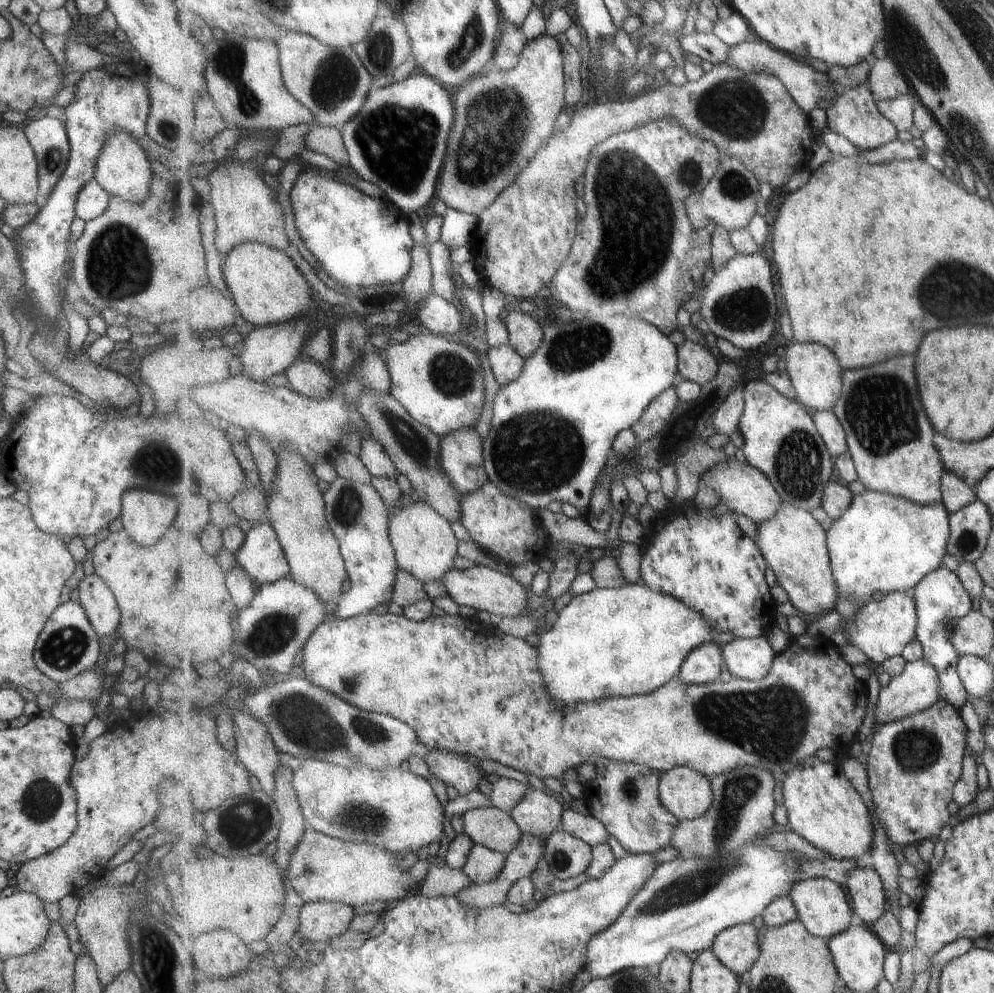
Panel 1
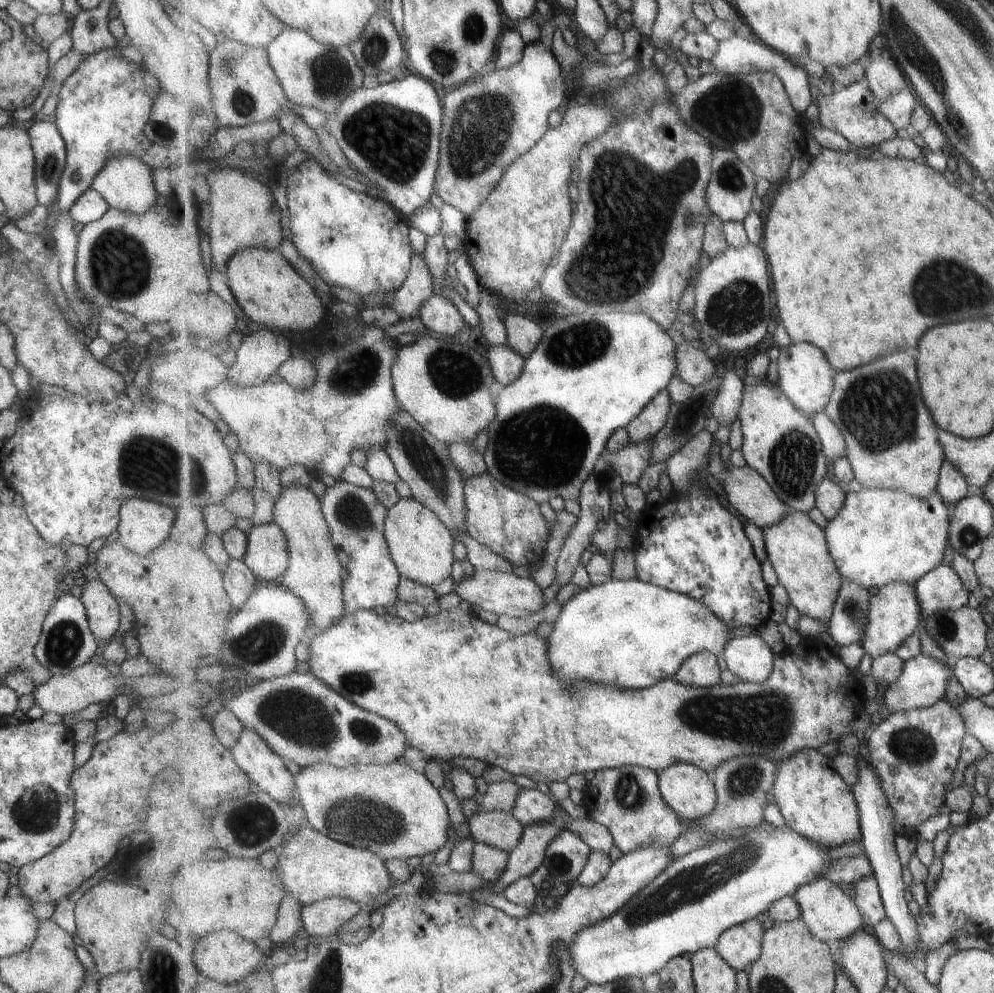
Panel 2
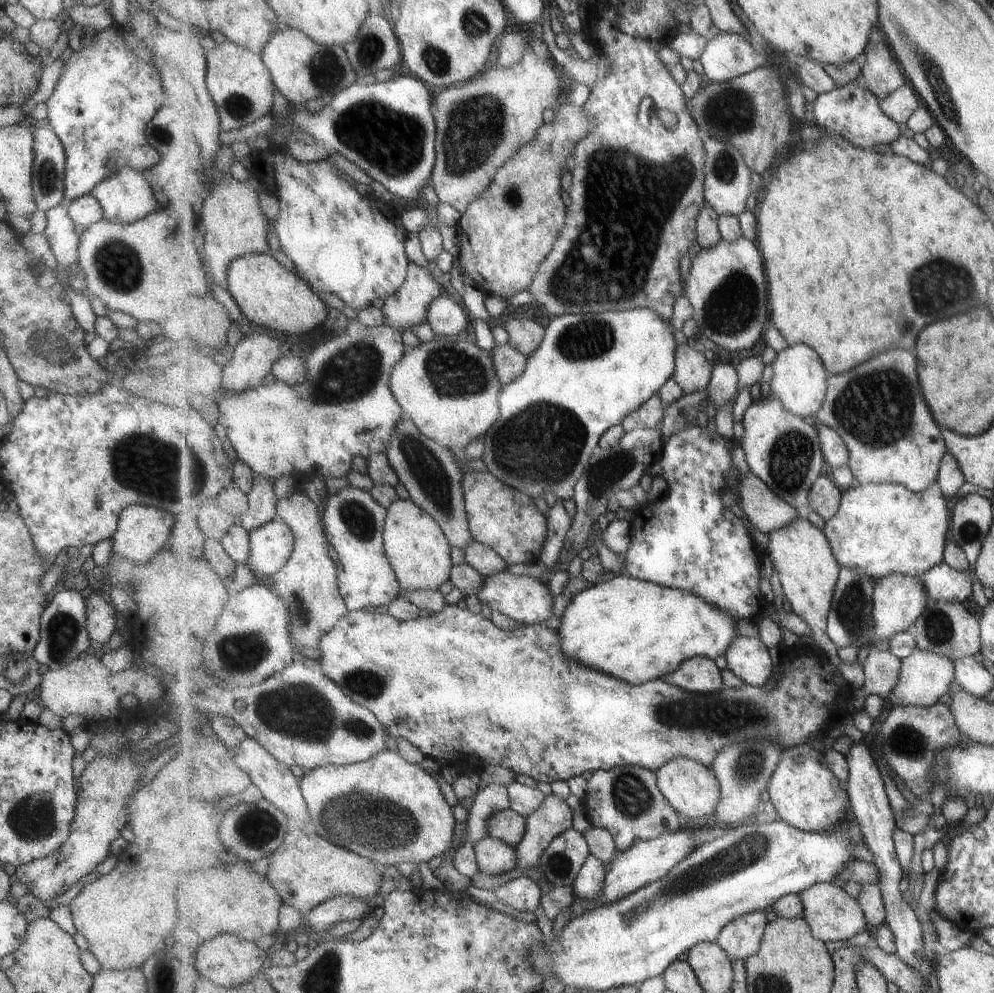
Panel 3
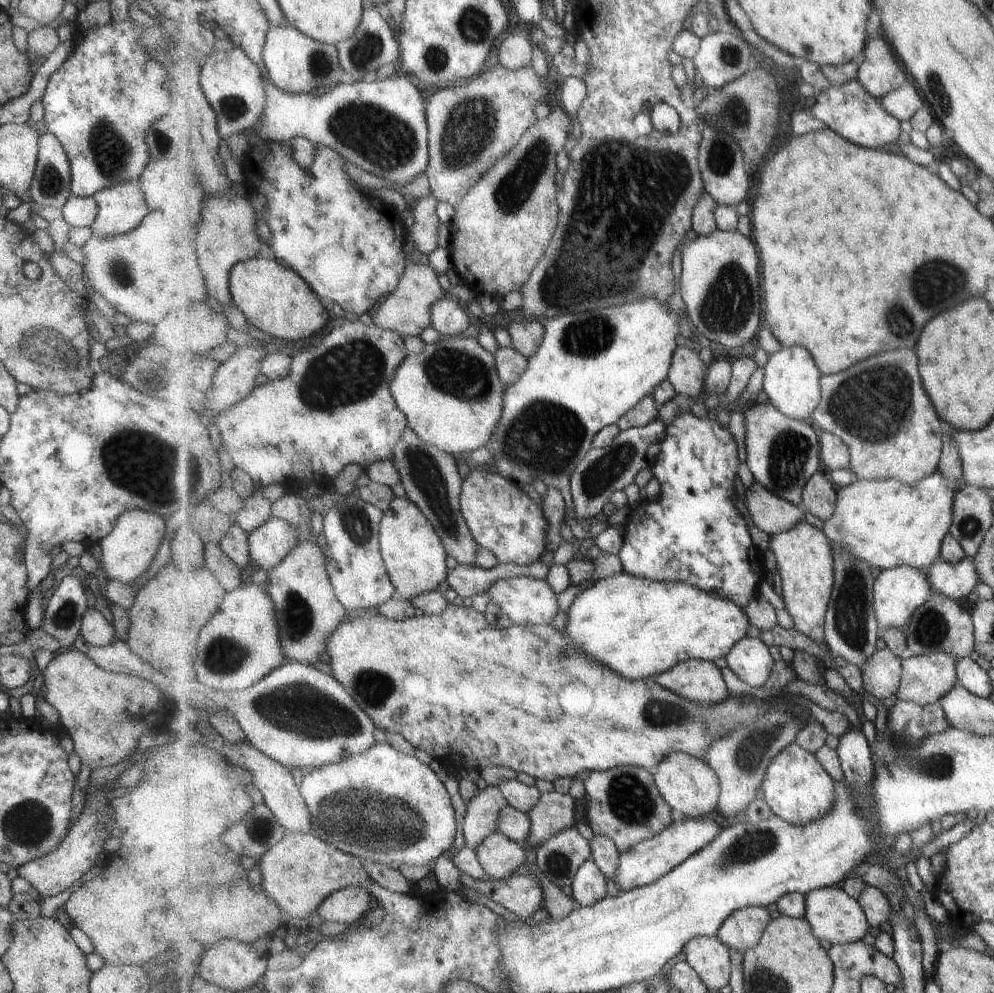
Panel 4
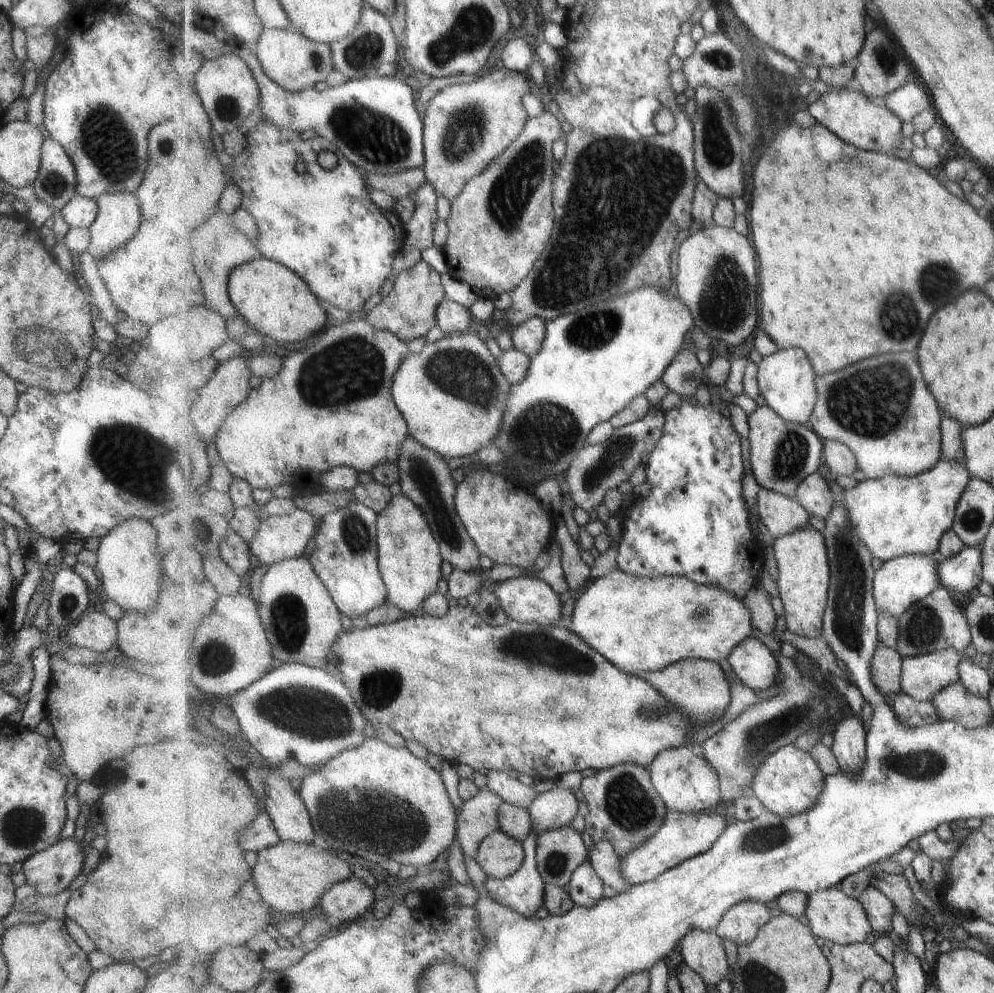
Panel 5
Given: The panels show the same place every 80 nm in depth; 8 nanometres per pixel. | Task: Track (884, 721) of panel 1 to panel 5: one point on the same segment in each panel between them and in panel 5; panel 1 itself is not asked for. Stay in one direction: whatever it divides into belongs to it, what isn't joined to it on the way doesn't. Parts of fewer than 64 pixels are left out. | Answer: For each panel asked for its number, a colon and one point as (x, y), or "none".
2: (924, 681)
3: (926, 677)
4: (926, 679)
5: (923, 677)

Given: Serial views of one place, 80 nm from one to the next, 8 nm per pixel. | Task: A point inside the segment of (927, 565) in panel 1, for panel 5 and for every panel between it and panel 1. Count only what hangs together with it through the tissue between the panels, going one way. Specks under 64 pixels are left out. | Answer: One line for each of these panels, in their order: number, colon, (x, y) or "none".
2: (881, 536)
3: (881, 530)
4: (887, 523)
5: (895, 516)

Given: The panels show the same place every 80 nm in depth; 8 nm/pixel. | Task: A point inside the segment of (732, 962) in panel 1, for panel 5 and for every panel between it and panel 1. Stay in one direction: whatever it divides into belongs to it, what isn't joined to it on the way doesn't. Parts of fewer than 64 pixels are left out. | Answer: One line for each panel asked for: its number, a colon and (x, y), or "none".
2: (741, 946)
3: (742, 939)
4: (743, 931)
5: (741, 923)

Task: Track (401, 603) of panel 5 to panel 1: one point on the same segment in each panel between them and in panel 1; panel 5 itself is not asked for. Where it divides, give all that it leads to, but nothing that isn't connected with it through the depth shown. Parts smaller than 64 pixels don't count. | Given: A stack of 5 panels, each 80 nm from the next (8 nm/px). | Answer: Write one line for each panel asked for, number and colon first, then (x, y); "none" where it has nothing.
1: (425, 544)
2: (422, 545)
3: (420, 552)
4: (416, 557)

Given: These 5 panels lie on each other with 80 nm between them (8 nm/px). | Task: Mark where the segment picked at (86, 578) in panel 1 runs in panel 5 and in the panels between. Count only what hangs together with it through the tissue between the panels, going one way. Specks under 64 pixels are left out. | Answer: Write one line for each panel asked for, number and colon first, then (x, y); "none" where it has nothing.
2: (102, 613)
3: (100, 621)
4: (94, 629)
5: (94, 630)

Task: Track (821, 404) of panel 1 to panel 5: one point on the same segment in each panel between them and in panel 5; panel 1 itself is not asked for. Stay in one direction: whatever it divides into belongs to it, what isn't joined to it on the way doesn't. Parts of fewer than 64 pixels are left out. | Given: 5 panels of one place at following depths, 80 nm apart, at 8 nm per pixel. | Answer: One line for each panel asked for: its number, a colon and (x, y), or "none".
2: (806, 374)
3: (801, 380)
4: (793, 383)
5: (787, 379)

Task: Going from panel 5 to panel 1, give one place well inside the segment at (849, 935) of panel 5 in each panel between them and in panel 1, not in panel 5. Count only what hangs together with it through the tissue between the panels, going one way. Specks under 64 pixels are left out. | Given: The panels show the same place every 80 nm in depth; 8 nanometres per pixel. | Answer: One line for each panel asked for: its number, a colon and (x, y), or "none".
1: (822, 904)
2: (832, 915)
3: (833, 915)
4: (835, 916)

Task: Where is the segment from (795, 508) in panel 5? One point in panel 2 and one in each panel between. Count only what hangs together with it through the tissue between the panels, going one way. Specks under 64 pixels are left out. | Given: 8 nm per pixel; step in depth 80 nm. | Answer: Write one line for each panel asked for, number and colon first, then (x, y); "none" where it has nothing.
2: (748, 492)
3: (763, 508)
4: (772, 514)

